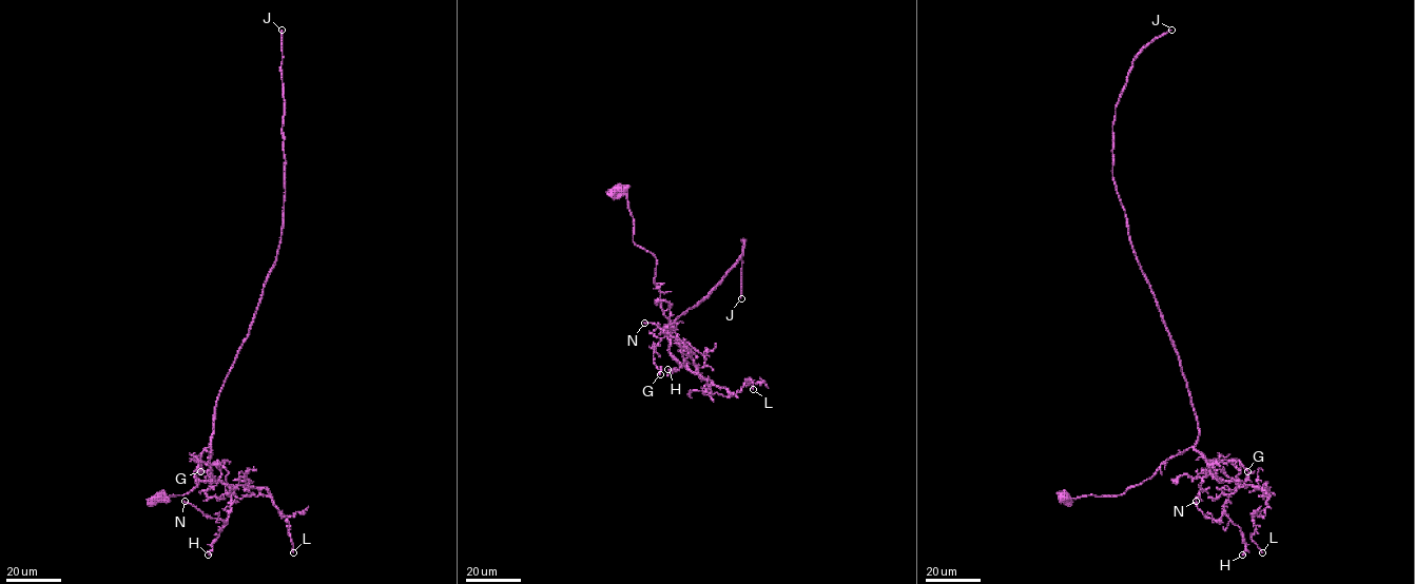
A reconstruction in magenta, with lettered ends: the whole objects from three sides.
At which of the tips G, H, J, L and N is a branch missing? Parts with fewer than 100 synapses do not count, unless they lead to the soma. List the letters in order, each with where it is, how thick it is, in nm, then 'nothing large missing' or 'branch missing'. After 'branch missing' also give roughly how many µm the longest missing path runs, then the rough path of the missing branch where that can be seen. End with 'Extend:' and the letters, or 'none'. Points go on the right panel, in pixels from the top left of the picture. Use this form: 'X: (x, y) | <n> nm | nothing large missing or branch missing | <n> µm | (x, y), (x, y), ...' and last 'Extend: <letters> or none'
G: (1247, 471) | 190 nm | nothing large missing
H: (1242, 555) | 140 nm | nothing large missing
J: (1171, 30) | 240 nm | branch missing | 140 µm
L: (1262, 552) | 120 nm | nothing large missing
N: (1196, 501) | 240 nm | nothing large missing
Extend: J

